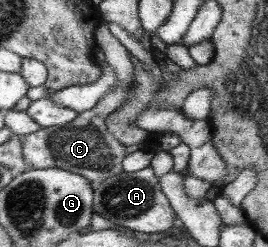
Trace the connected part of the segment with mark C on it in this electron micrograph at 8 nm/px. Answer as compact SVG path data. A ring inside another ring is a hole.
M101 22L95 29L96 44L102 48L106 62L113 69L117 77L117 86L106 94L97 106L78 113L77 118L65 126L41 127L41 130L21 137L22 153L25 162L33 169L61 168L75 174L83 175L93 185L106 178L117 176L123 171L123 159L126 152L124 144L119 142L106 127L106 118L116 110L122 108L132 93L134 83L134 66L128 50L109 30L108 24Z

